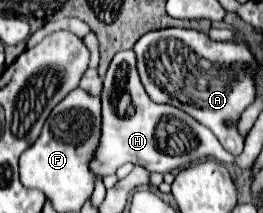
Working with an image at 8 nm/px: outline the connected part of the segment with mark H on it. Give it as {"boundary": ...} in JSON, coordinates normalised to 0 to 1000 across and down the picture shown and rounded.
{"boundary":[[[468,235],[452,254],[437,254],[414,329],[407,329],[407,357],[399,357],[399,394],[392,394],[392,441],[384,441],[384,469],[392,469],[392,601],[384,601],[384,676],[369,695],[369,723],[346,761],[346,798],[392,836],[407,817],[437,817],[445,789],[475,761],[506,761],[506,770],[529,770],[544,789],[559,789],[567,808],[612,808],[612,817],[635,817],[650,798],[688,798],[688,789],[711,789],[719,770],[734,761],[772,761],[772,751],[825,751],[840,770],[886,770],[886,732],[871,714],[848,704],[848,685],[833,676],[833,657],[802,629],[795,601],[779,601],[772,582],[757,582],[741,554],[726,554],[719,535],[703,535],[696,516],[650,498],[650,488],[597,488],[582,479],[536,376],[529,376],[529,338],[521,338],[521,282],[513,282],[513,244],[506,235]]]}

